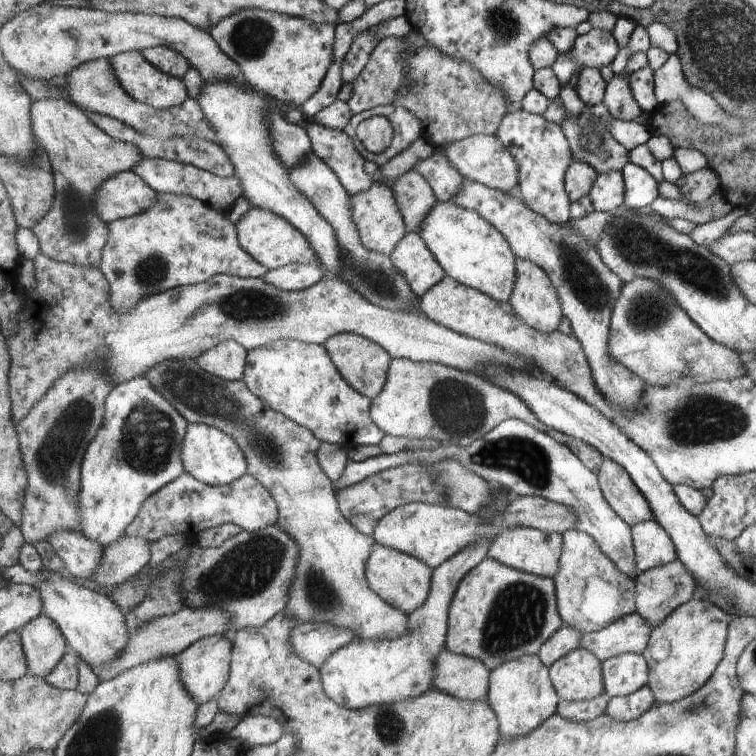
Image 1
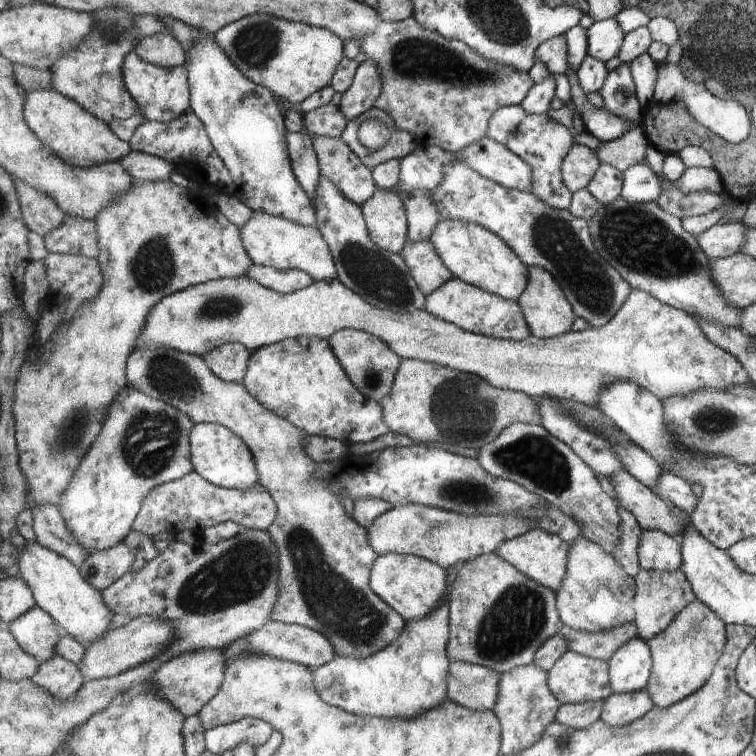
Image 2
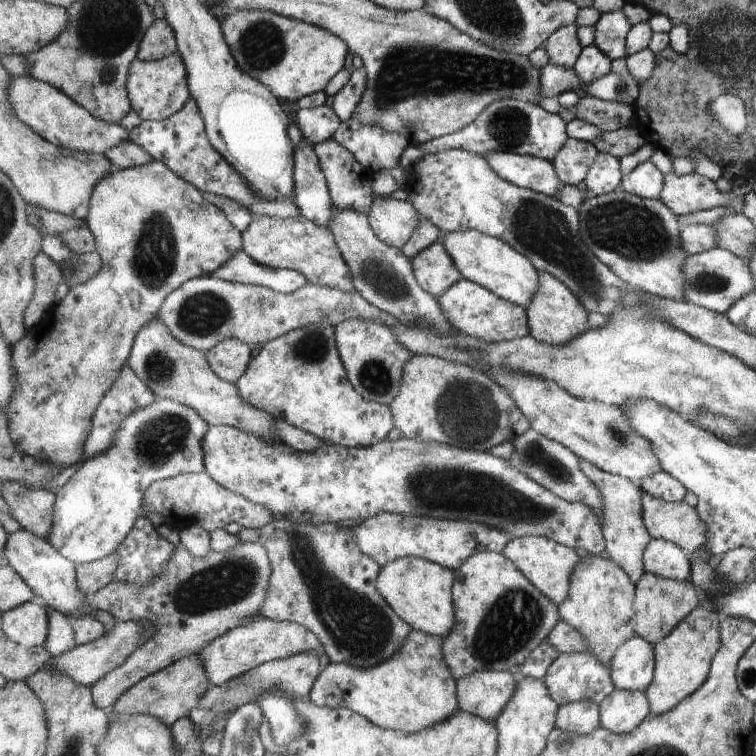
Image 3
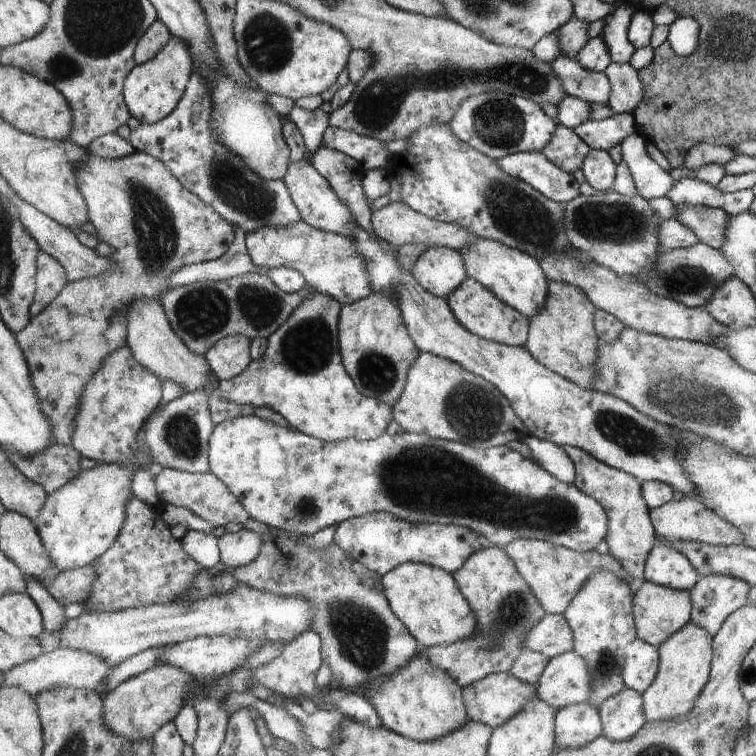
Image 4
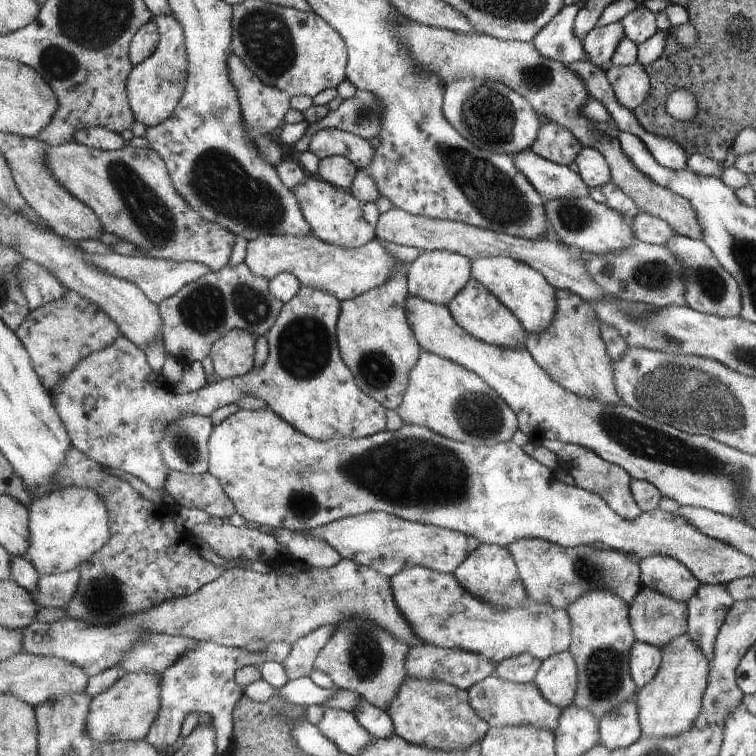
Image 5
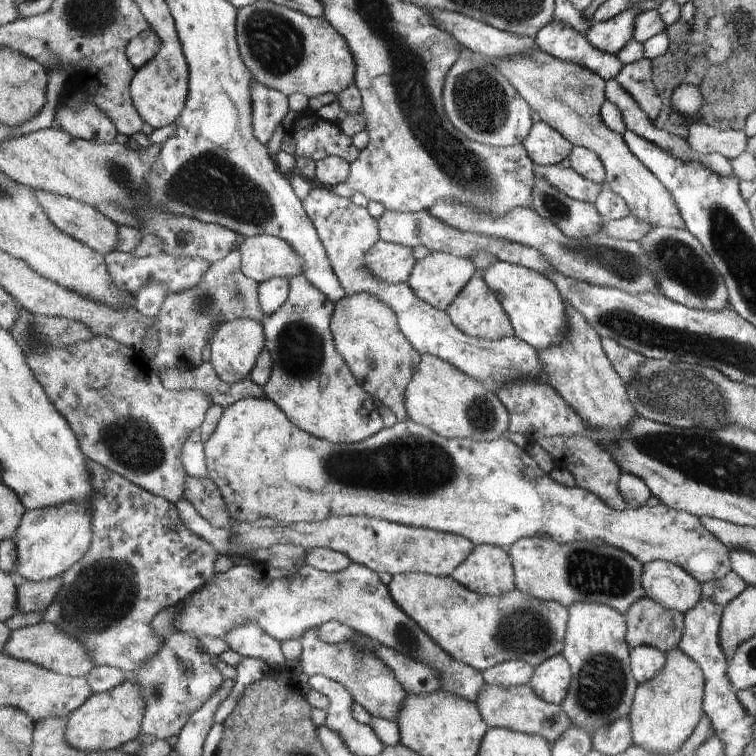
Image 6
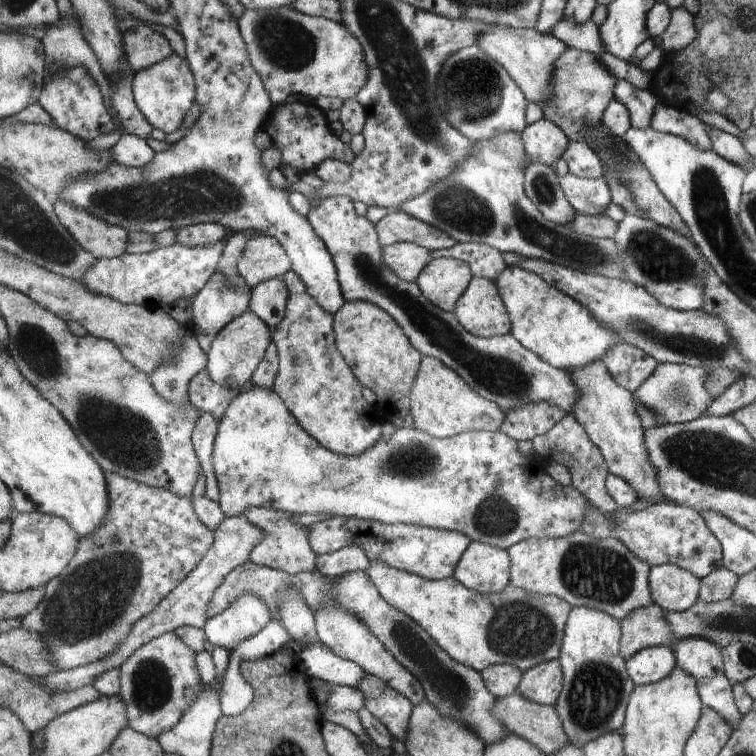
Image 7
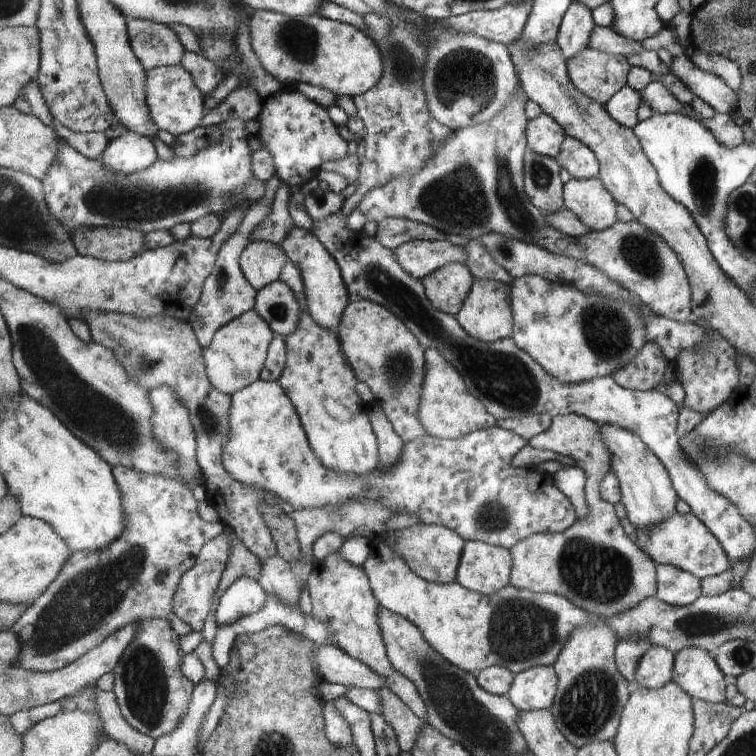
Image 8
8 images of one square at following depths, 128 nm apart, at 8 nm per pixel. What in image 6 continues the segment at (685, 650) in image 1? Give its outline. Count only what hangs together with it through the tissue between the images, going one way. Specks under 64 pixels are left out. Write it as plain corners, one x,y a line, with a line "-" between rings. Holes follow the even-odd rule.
680,648
665,653
664,668
648,682
636,687
629,710
631,745
647,750
649,754
673,754
684,745
701,719
703,676
699,666
687,658

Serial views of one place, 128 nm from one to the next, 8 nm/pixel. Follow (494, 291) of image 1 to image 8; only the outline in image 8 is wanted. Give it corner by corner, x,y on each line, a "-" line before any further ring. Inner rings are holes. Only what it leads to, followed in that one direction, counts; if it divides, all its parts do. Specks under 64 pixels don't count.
525,275
514,278
512,288
512,309
514,333
512,339
526,350
549,374
564,383
578,383
597,377
611,375
632,361
645,344
644,326
636,312
636,305
614,301
605,295
585,294
576,286
551,282
539,275

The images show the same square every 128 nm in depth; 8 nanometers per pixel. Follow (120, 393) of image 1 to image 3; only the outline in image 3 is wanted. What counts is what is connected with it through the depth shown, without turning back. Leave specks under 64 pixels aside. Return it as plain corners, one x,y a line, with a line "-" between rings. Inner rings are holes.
157,399
157,402
139,407
135,413
129,414
113,437
110,449
84,461
72,477
54,491
56,502
49,544
57,548
61,555
71,560
74,565
97,562
114,554
143,515
141,500
153,482
179,474
206,471
202,442
209,429
210,424
194,408
171,399

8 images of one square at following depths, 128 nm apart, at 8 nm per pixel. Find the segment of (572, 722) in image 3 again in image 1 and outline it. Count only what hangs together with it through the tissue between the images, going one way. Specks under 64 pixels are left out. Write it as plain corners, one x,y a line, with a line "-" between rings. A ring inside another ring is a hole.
605,693
601,697
587,701
560,700
558,714
571,722
585,723
596,720
606,714
610,697

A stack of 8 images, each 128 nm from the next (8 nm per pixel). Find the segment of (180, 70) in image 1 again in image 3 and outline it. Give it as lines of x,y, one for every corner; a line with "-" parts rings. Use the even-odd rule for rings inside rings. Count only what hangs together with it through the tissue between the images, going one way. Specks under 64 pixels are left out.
164,19
156,20
140,43
138,59
143,62
157,61
175,52
178,52
178,44
173,27

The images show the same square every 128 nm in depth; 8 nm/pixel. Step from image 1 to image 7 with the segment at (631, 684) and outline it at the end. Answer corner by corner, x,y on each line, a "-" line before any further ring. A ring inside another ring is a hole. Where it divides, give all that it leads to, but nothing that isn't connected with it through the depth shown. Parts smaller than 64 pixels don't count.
647,647
626,660
629,678
635,686
664,679
676,666
671,647

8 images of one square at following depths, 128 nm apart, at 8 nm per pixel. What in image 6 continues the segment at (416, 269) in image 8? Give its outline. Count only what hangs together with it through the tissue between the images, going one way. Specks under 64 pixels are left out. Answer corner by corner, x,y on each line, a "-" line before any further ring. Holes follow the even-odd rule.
380,240
369,250
365,262
379,280
400,284
409,282
418,261
415,249

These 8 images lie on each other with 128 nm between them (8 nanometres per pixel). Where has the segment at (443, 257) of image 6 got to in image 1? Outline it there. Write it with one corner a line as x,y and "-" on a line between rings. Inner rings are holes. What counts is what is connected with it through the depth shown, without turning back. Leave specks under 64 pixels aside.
408,233
389,258
403,278
410,280
415,294
421,298
448,276
417,233

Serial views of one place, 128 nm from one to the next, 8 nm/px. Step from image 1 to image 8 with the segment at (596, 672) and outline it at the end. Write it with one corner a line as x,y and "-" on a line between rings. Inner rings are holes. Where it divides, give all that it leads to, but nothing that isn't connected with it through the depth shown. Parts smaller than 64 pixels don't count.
543,665
516,674
508,696
520,711
550,709
556,700
560,678
555,666

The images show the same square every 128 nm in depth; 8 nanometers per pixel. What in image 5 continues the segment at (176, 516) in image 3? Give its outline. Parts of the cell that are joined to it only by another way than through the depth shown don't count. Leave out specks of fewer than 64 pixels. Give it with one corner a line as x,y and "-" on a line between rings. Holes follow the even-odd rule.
171,469
171,474
167,478
164,490
170,495
176,503
176,506
194,507
205,511
211,517
215,518
232,518
233,514
237,513
233,500
229,498
221,482
212,476
210,473
203,475
189,475
180,471

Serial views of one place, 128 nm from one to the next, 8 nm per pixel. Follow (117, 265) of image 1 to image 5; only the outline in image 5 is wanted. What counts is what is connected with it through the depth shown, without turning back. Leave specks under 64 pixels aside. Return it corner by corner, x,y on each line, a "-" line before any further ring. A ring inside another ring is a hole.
75,140
67,144
59,144
59,146
47,143
45,164
51,168
57,182
68,190
69,194
73,194
75,198
79,198
81,202
95,210
107,233
119,236
122,241
137,244
148,258
168,259
181,263
201,263
209,266
213,272
229,266
237,236
221,224
205,220
199,212
195,212
189,206
189,202
173,186
165,160
151,147
123,146
121,150
105,151
89,148
-
71,290
67,291
67,298
31,310
16,334
29,352
41,383
51,393
57,388
61,378
69,376
73,368
83,362
83,358
113,346
113,342
122,336
117,324
95,302
89,302
87,298

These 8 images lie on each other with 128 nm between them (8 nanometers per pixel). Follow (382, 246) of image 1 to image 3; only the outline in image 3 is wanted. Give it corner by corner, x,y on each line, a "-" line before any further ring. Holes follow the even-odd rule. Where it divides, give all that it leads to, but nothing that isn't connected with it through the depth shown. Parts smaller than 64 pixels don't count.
376,197
368,219
383,242
403,248
421,222
421,214
402,197

